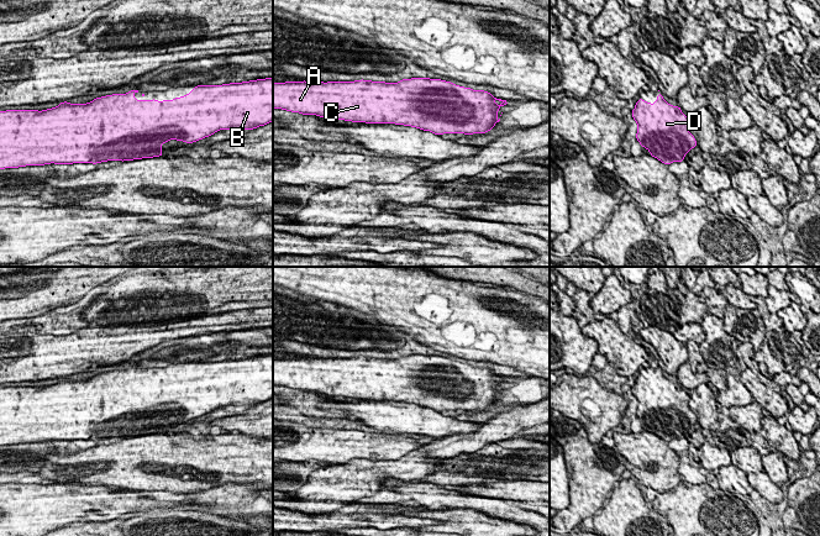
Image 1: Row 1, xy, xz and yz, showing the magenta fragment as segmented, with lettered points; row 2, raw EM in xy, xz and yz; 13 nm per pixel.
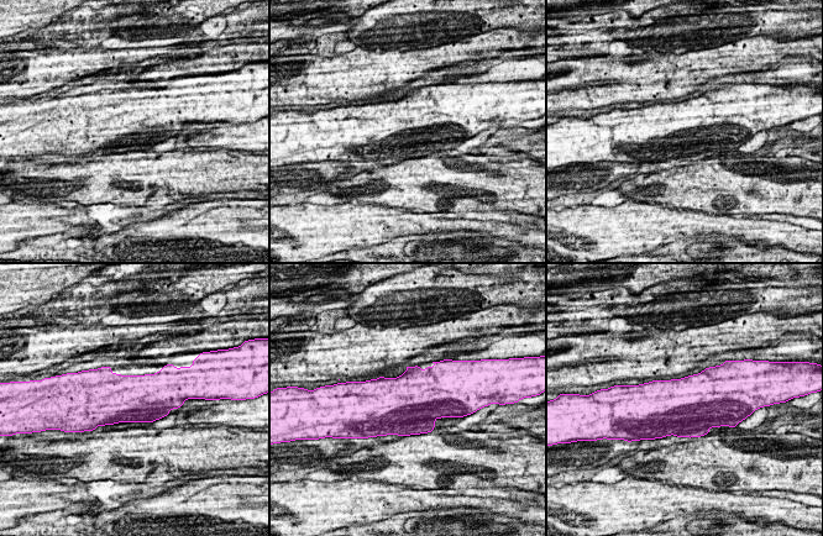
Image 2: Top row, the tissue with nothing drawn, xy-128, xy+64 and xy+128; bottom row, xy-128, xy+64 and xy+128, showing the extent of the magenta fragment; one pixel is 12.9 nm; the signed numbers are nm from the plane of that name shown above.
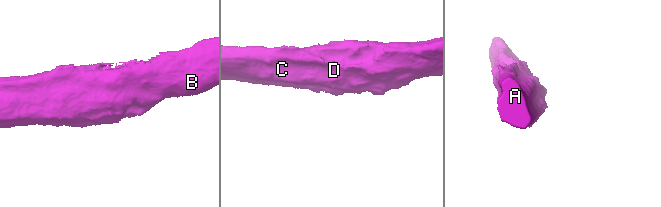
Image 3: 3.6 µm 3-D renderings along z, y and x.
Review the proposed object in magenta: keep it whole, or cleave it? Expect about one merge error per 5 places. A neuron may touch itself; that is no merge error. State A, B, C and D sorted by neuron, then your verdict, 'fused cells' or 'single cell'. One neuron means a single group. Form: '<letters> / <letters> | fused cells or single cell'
A B C D | single cell

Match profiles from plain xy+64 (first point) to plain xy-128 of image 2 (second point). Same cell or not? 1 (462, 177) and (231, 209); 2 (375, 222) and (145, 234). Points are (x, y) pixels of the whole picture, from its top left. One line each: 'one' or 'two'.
1: two
2: two

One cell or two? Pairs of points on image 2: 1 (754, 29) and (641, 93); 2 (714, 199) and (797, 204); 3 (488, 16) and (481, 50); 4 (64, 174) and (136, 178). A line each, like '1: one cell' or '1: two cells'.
1: two cells
2: one cell
3: two cells
4: one cell

